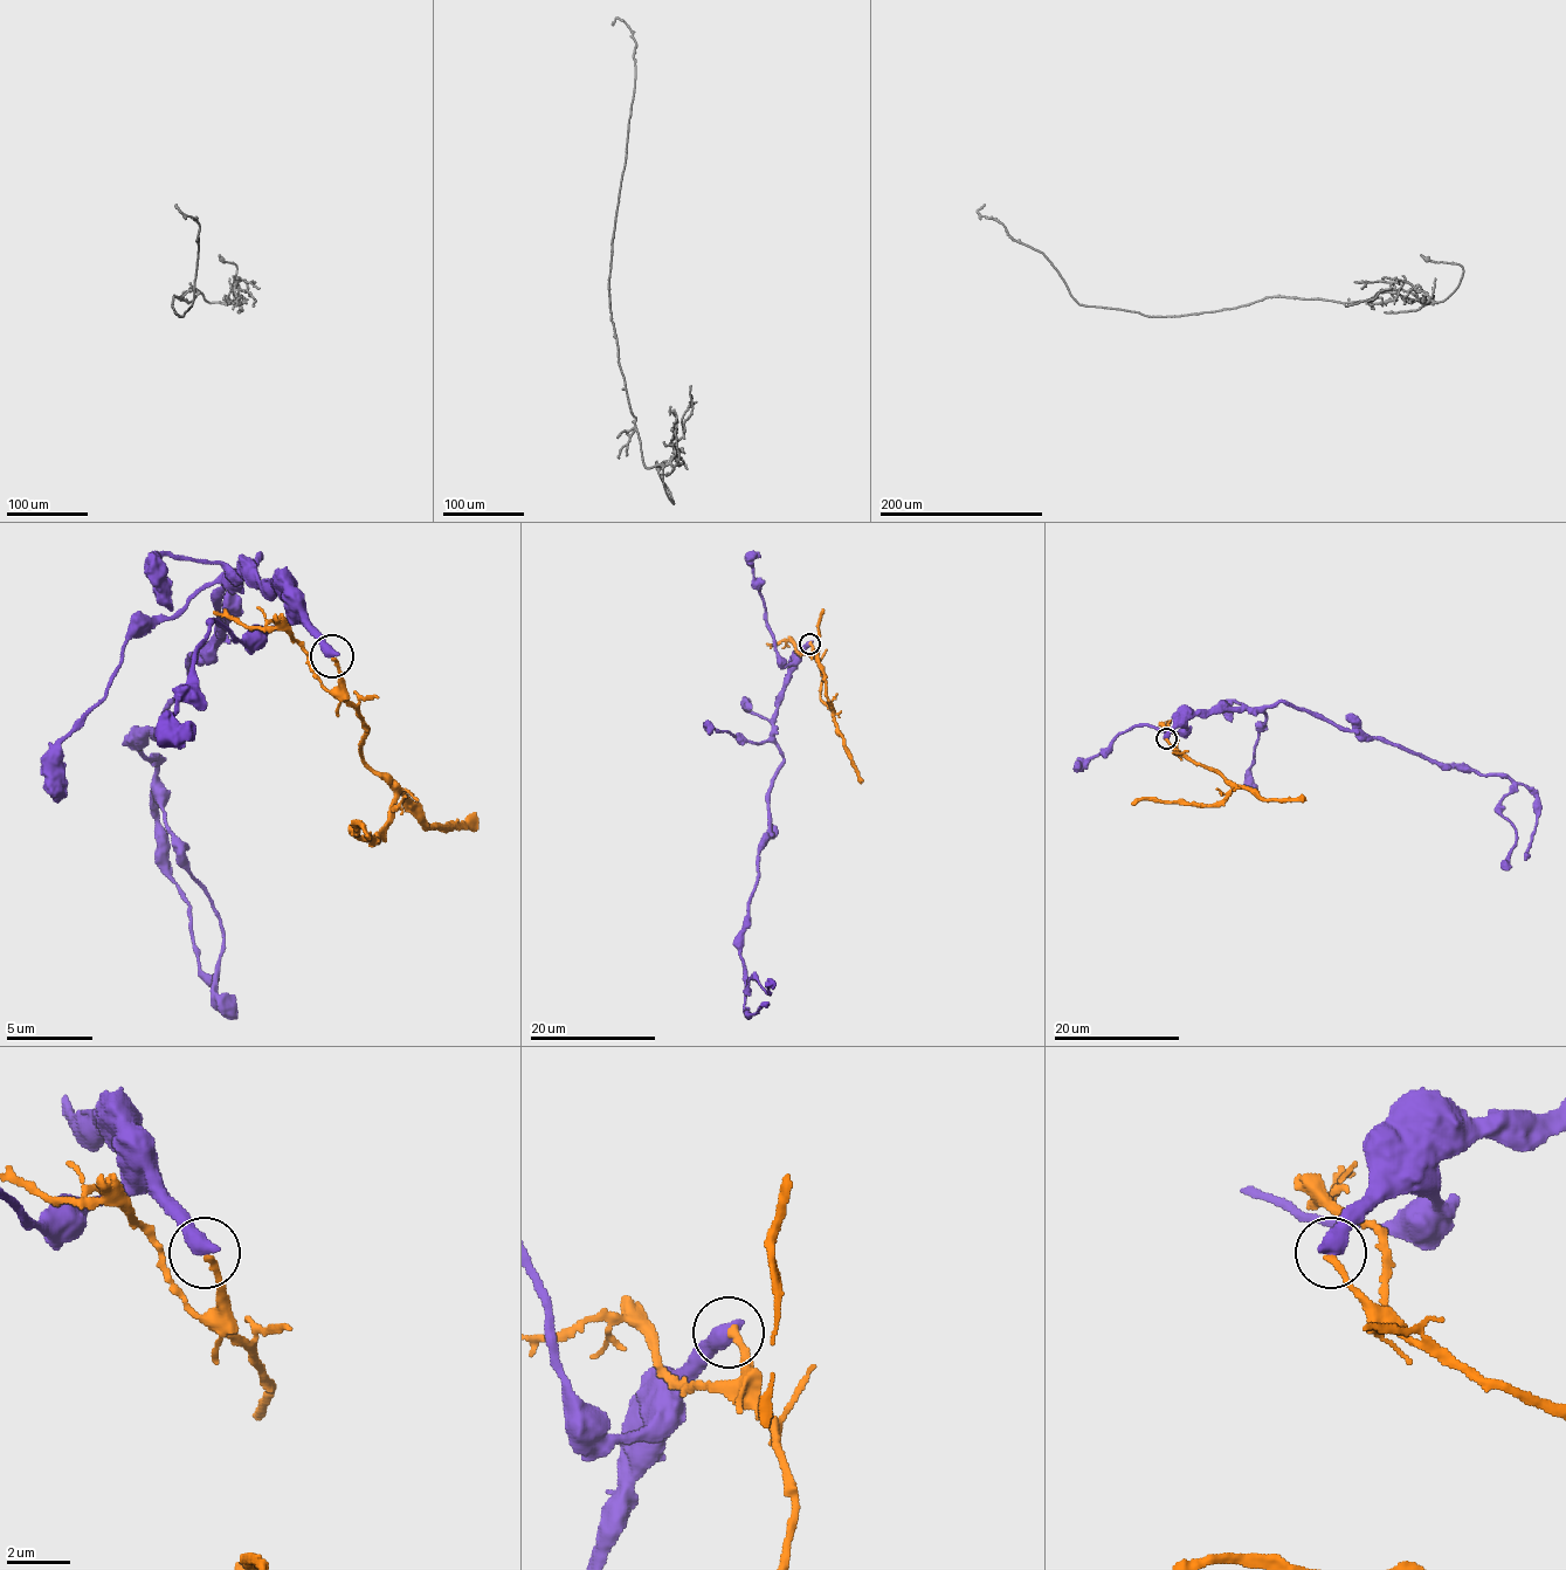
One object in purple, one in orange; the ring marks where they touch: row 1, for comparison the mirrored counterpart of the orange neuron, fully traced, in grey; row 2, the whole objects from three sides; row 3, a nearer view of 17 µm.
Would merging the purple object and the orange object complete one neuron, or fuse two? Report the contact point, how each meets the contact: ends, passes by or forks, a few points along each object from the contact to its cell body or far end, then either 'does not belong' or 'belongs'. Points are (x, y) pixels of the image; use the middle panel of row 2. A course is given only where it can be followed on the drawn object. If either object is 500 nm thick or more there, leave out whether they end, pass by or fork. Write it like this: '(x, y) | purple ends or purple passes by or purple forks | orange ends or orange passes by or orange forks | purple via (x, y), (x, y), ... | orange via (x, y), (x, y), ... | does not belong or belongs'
(809, 644) | purple via (809, 642), (777, 709), (784, 765), (740, 949), (745, 990), (753, 979), (768, 994), (773, 982) | orange via (809, 642), (822, 674), (821, 700), (832, 709), (826, 691), (823, 666), (818, 656), (822, 608) | does not belong

